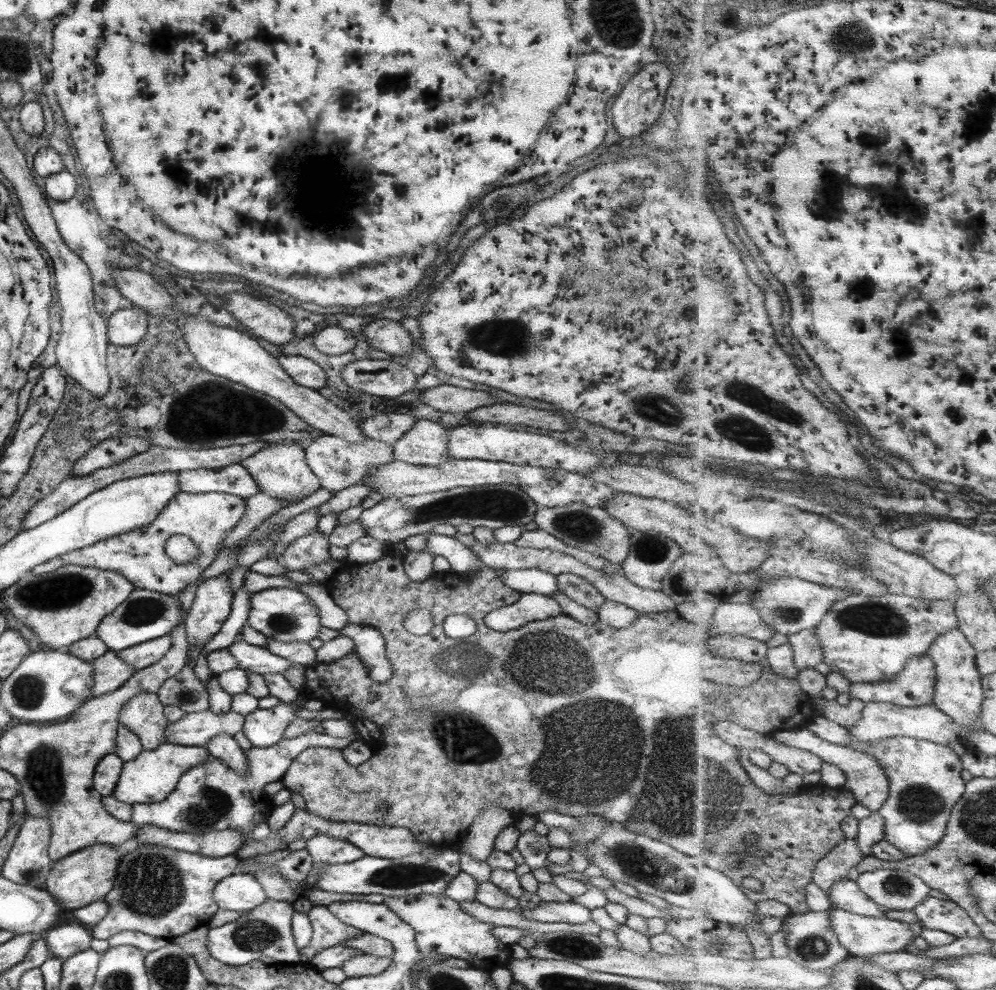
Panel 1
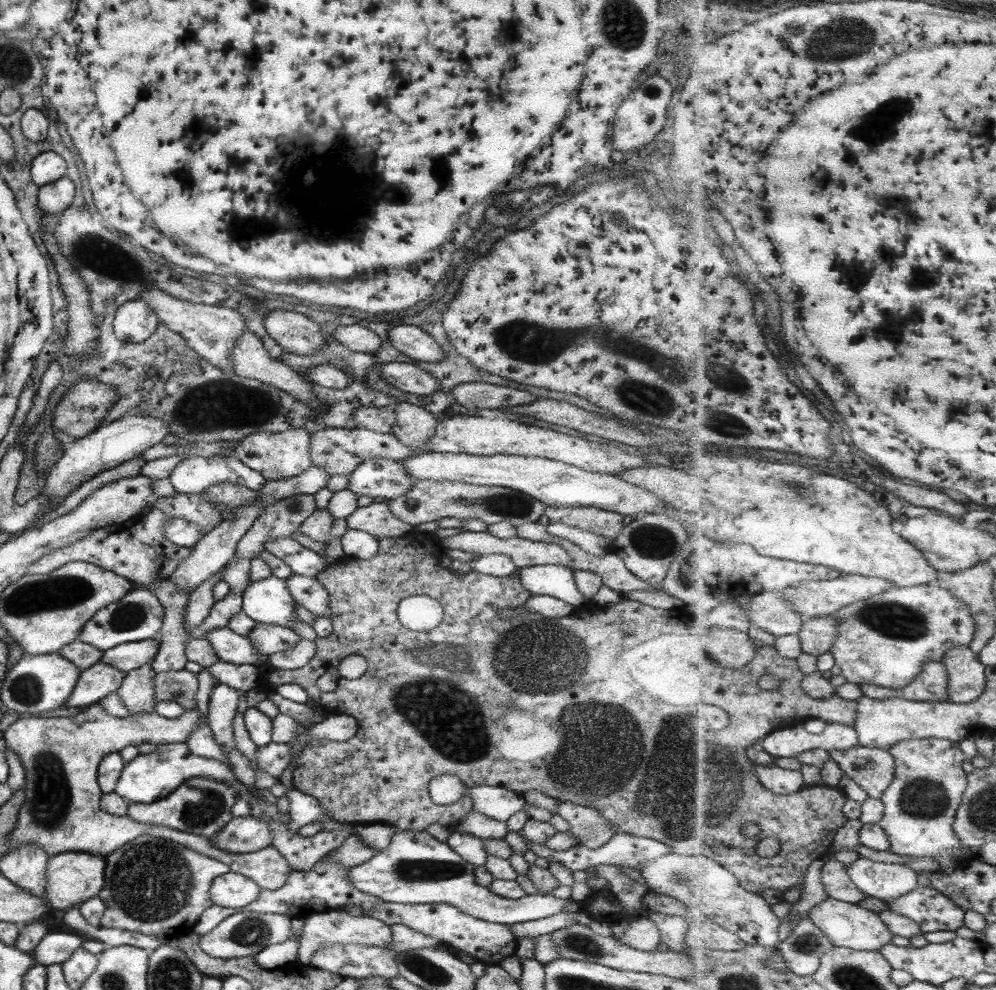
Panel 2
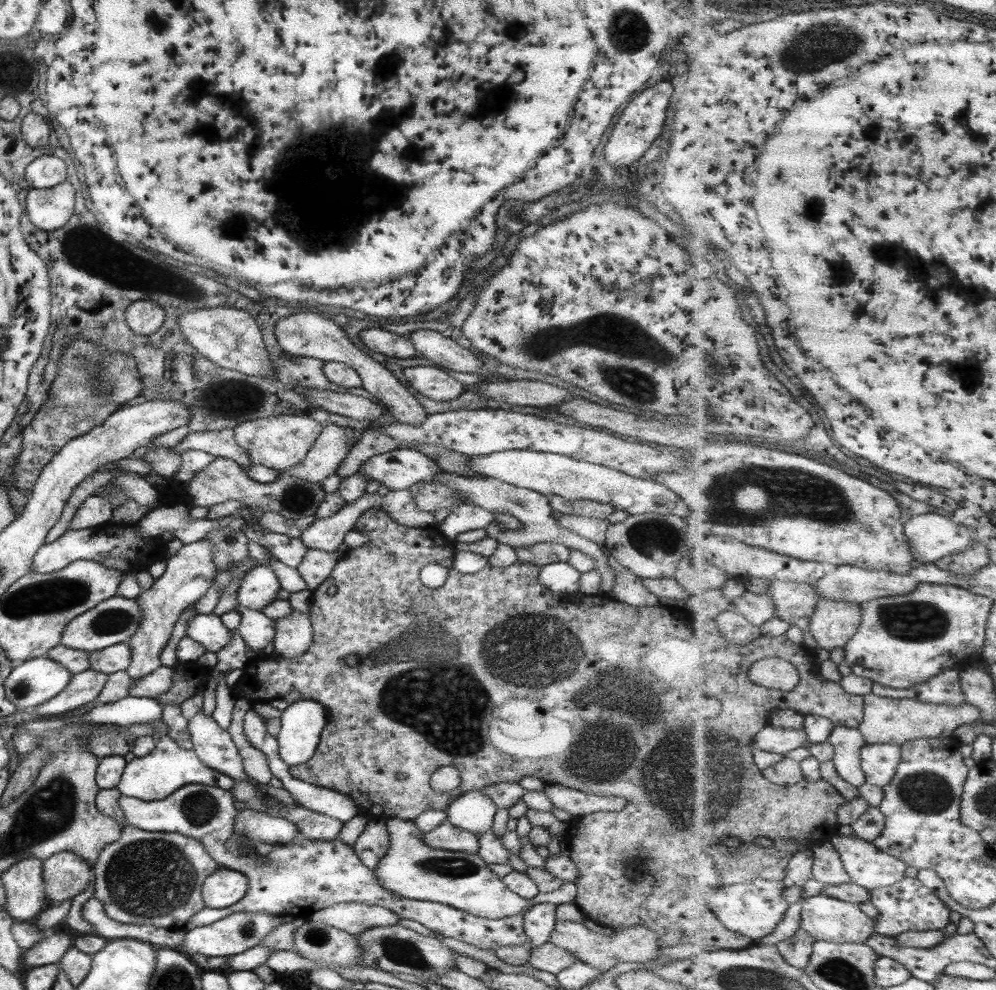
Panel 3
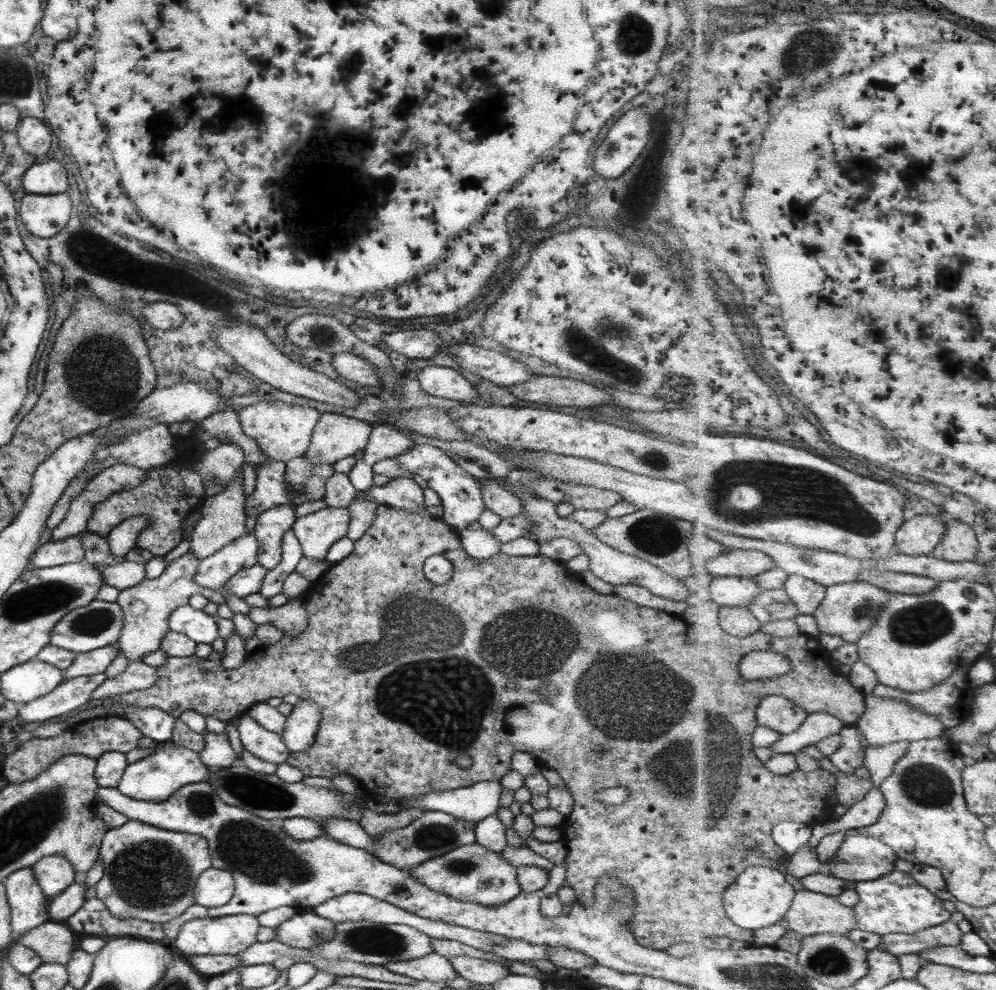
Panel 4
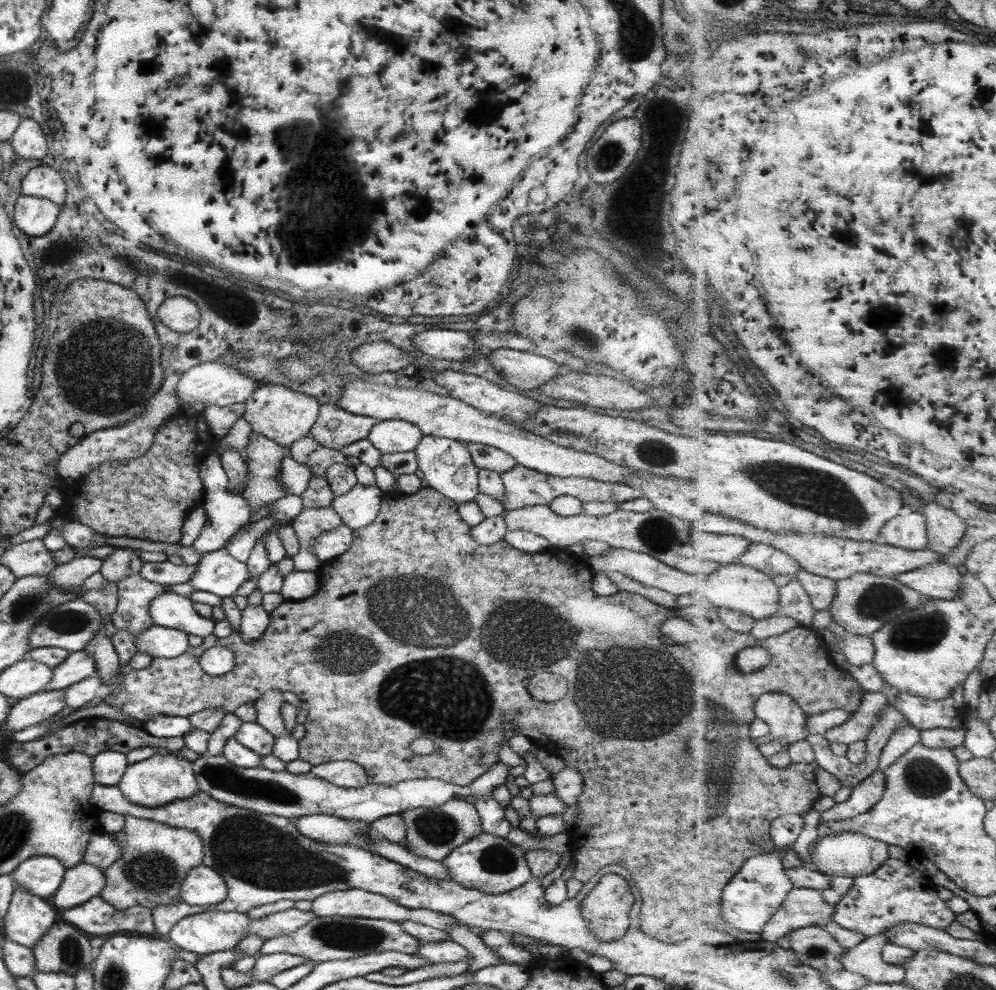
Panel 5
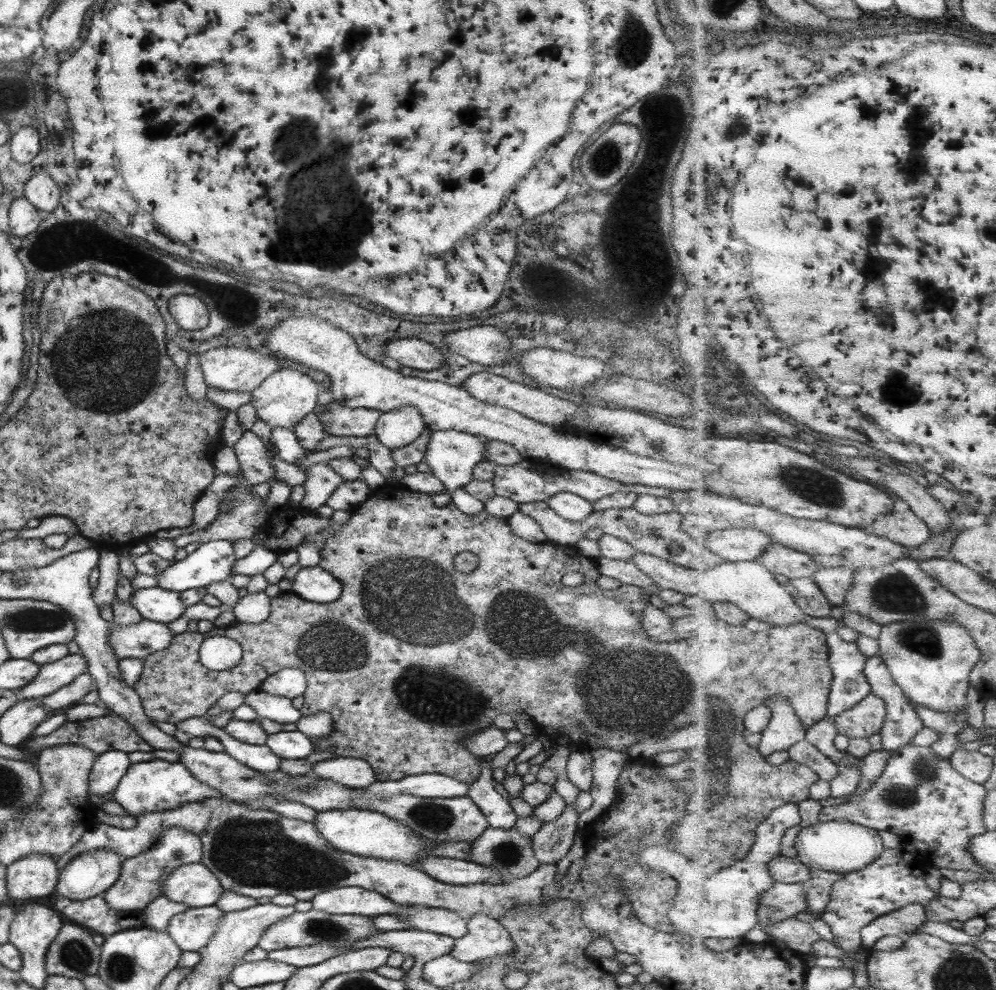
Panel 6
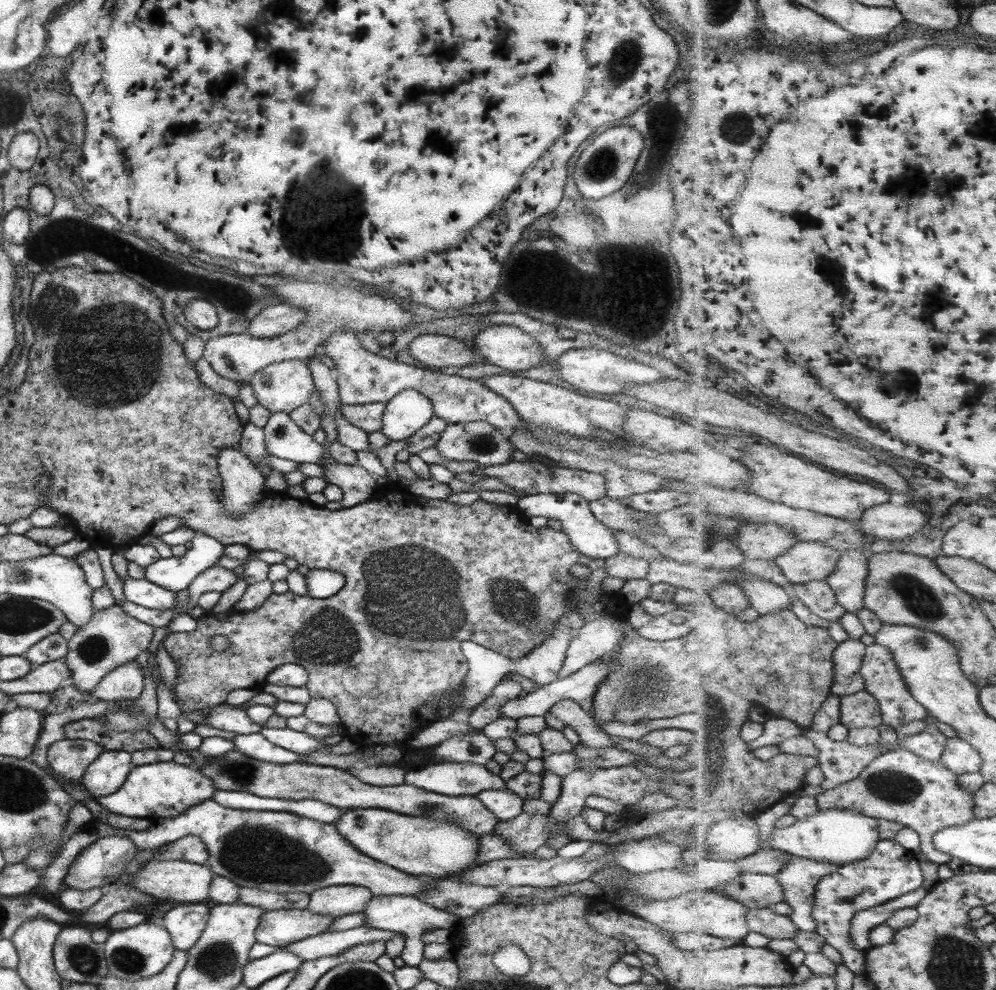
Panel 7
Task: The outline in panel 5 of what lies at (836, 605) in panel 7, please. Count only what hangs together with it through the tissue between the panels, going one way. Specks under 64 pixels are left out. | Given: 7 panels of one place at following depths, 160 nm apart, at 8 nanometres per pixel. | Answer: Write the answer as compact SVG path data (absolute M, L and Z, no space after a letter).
M794 578L789 584L780 588L780 610L783 614L798 620L804 626L811 626L815 612L809 593Z

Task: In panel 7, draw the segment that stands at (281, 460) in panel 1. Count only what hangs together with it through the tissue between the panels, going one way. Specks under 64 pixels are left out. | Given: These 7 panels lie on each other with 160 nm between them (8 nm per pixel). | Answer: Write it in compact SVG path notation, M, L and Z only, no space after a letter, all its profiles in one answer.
M285 360L275 362L256 372L249 382L257 404L269 413L291 413L308 402L309 395L314 392L310 370L305 362Z

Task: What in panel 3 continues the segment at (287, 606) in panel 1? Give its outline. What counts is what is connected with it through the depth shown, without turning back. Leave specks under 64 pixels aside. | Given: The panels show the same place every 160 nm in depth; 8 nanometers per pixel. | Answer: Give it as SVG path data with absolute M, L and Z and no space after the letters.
M253 565L245 572L239 582L234 585L234 599L243 608L261 611L264 606L277 600L277 590L280 589L275 573L267 565Z

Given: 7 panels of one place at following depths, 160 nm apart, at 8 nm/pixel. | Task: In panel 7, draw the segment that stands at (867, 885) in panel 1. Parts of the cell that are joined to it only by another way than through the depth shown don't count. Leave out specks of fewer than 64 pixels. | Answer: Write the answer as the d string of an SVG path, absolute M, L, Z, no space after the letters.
M834 808L831 811L819 810L819 813L799 819L795 825L783 829L775 826L769 840L775 849L841 866L869 858L881 841L881 832L879 832L879 820L849 809Z

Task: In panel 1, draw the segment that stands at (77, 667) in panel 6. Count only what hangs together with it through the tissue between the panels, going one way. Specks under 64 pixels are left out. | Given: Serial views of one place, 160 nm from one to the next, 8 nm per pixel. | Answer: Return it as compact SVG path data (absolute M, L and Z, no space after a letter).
M165 635L117 652L119 658L134 670L155 664L171 648L172 638Z

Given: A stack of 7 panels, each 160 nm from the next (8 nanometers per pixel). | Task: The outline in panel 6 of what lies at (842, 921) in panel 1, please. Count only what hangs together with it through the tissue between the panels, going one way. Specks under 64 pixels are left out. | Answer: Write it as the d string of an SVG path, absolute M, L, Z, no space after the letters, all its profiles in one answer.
M775 882L767 893L763 893L759 901L759 926L777 924L807 910L807 896L801 883Z

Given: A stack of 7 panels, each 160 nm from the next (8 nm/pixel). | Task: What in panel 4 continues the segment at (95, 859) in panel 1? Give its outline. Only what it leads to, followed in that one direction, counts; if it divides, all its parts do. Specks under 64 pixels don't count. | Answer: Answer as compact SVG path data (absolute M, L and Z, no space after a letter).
M51 855L40 858L31 866L34 880L46 897L57 897L79 877L62 856Z

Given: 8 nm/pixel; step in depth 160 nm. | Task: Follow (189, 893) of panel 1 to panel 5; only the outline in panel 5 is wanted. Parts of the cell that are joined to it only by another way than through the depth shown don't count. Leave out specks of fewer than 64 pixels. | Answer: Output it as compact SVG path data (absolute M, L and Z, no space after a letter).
M124 815L123 830L112 838L120 846L120 855L102 872L105 886L99 898L117 910L135 906L150 911L159 905L179 903L179 887L187 873L202 864L202 840L189 830Z

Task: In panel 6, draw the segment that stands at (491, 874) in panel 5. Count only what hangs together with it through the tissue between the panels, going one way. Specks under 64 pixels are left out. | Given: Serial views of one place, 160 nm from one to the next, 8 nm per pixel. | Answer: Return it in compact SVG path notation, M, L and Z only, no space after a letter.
M485 828L468 848L467 861L498 870L505 882L527 876L538 867L532 853L531 839L517 833L515 828Z

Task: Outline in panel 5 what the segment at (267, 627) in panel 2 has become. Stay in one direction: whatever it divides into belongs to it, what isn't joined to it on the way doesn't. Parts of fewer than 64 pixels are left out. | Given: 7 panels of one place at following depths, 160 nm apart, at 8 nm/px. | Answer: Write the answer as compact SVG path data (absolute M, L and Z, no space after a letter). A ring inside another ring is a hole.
M268 516L264 519L257 519L248 525L242 526L233 536L225 543L224 549L229 557L239 563L247 563L247 558L255 543L262 538L274 522ZM164 562L143 563L138 574L141 578L157 585L183 584L193 576L195 565L171 564Z

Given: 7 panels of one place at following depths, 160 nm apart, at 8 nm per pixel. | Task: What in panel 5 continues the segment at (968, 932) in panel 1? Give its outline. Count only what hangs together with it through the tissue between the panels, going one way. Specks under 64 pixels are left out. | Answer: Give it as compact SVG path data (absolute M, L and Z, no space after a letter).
M889 857L873 874L854 878L853 887L844 900L836 905L833 920L847 931L872 937L905 922L946 929L956 918L955 912L943 902L935 884L923 871L917 870L910 860Z

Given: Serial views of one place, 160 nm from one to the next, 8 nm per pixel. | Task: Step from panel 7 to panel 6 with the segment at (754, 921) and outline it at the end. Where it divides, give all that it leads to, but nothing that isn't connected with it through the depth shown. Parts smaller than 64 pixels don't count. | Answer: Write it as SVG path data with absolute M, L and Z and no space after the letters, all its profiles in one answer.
M795 917L782 920L777 924L761 926L773 939L786 942L788 946L804 955L814 955L814 944L822 939L811 923L802 922Z

